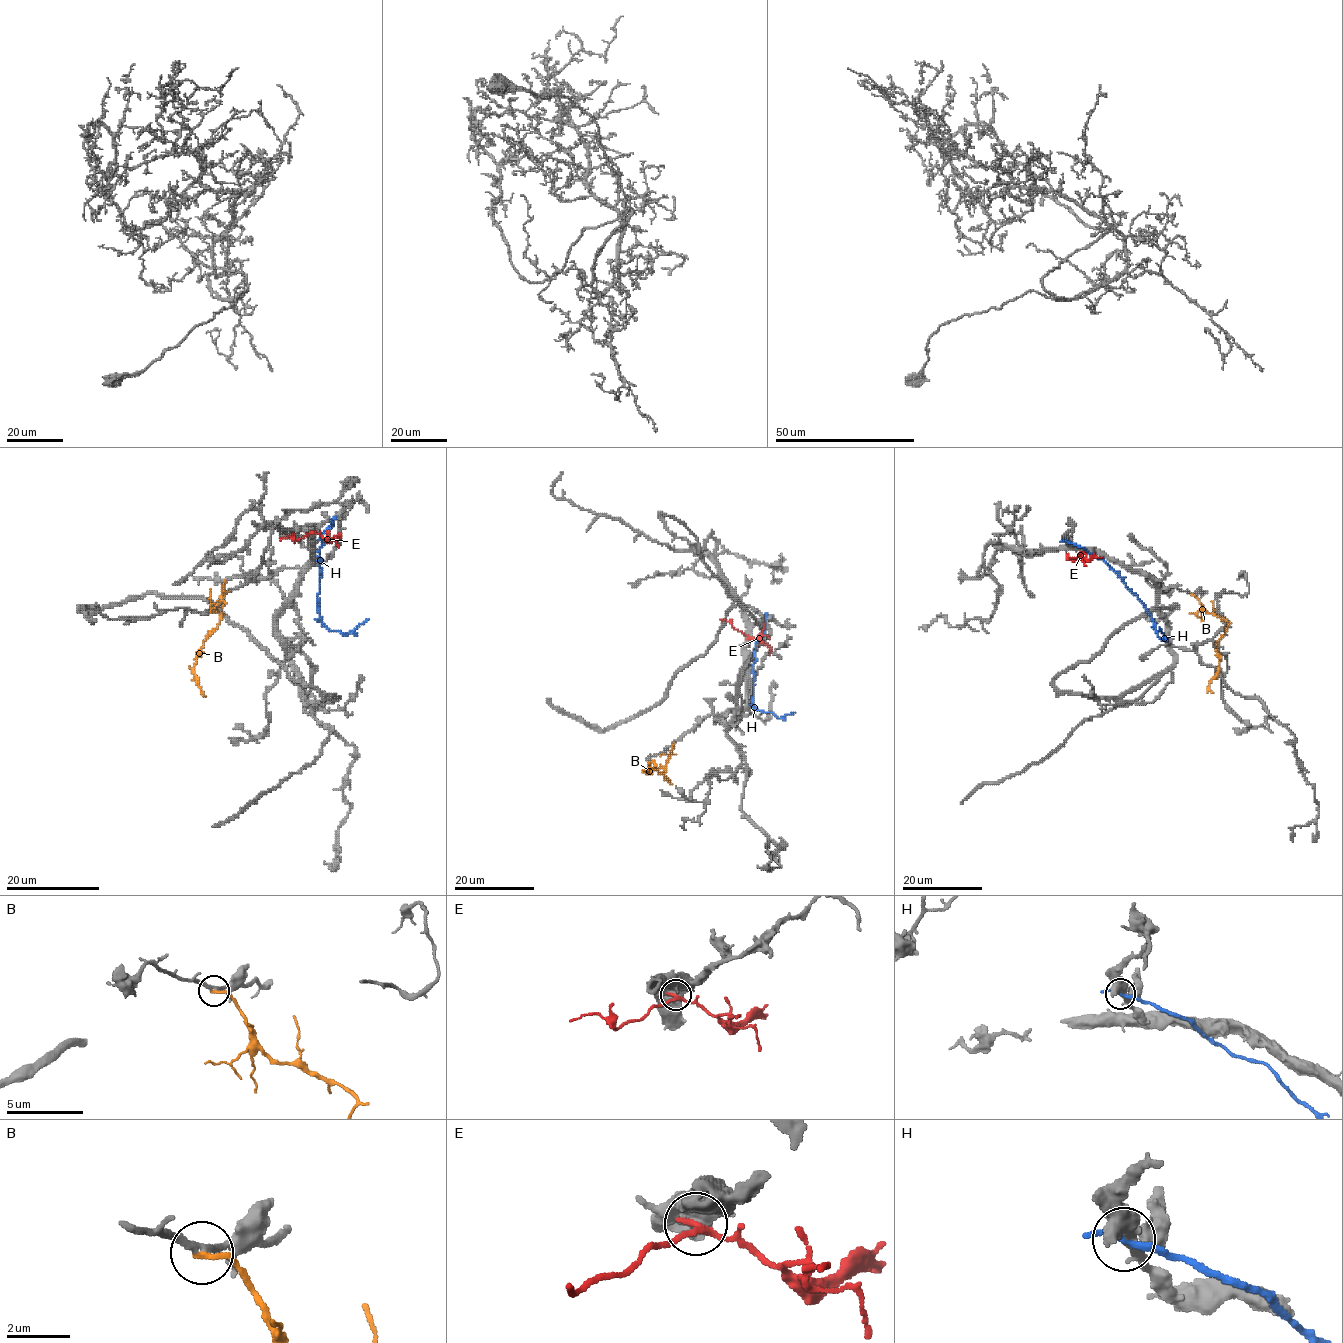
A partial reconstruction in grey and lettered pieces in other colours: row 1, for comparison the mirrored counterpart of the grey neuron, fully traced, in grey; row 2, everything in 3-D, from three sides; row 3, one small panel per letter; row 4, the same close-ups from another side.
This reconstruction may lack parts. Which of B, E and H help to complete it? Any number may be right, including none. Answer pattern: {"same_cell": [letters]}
{"same_cell": ["B"]}

